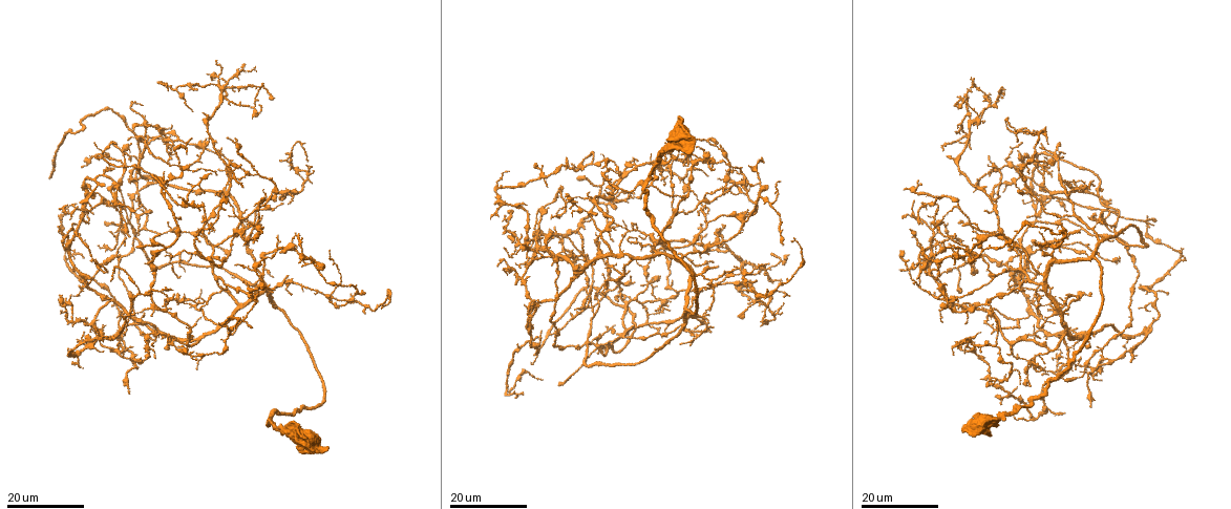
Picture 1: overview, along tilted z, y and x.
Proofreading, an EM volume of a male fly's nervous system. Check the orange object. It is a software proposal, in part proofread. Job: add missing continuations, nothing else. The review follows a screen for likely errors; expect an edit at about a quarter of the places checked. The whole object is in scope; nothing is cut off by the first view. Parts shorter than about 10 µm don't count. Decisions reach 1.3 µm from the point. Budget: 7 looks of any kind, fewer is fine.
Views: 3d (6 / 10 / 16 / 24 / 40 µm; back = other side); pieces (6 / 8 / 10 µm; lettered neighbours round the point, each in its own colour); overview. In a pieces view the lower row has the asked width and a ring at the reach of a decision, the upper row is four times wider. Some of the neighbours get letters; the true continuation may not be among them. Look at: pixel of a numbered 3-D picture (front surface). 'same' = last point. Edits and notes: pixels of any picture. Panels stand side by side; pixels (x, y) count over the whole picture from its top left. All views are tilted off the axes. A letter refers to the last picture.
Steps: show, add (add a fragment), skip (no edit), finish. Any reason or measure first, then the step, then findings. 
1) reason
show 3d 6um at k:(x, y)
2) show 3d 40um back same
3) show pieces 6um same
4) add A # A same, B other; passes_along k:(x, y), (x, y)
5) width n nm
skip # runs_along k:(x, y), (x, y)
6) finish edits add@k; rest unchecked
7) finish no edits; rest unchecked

free end
show 3d 24um at 1:(1130, 360)

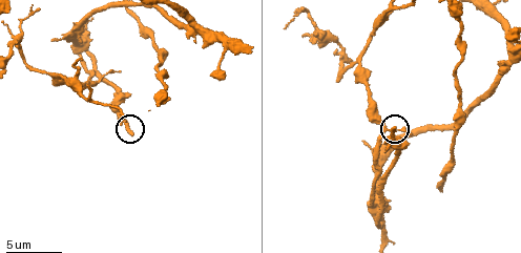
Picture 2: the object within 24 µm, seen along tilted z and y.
show pieces 6um at 2:(132, 133)

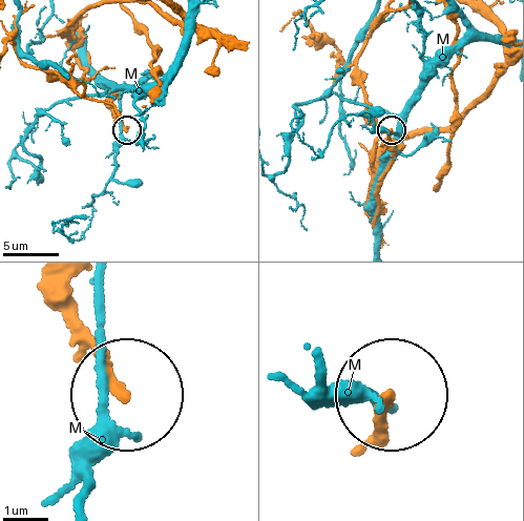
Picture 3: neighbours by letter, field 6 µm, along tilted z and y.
width 220 nm
skip # M other; runs_along 3:(70, 304), (100, 375), (122, 396); no lettered fragment goes on from it

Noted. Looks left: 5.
branch stops here
show 3d 24um at 1:(718, 266)

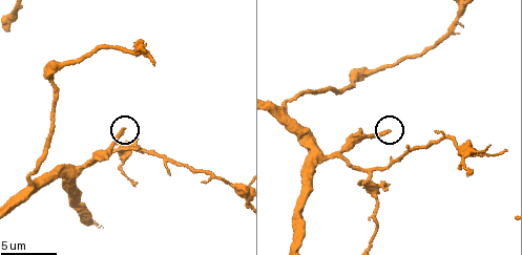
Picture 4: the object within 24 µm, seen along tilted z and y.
show pieces 10um at 4:(121, 130)

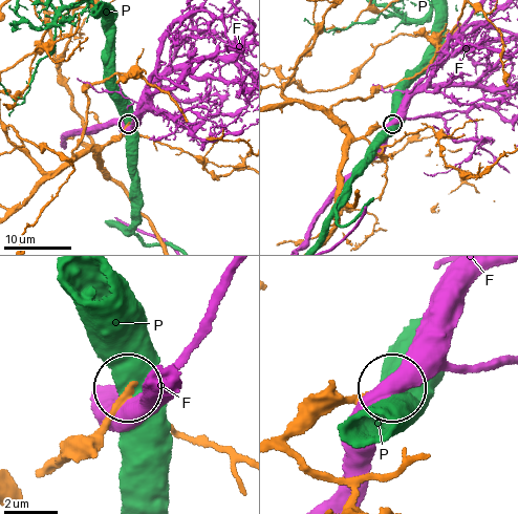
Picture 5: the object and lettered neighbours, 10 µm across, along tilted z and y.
width 230 nm
skip # F other, P other; no lettered fragment goes on from it

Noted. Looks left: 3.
end of a long branch
show 3d 16um at 1:(534, 356)

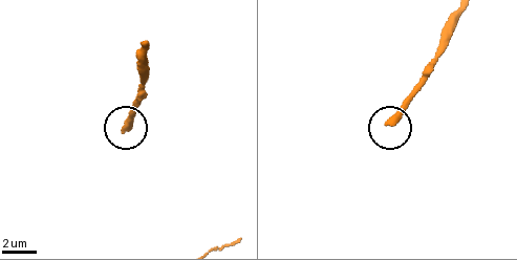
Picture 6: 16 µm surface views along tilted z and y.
show pieces 8um at 6:(124, 131)

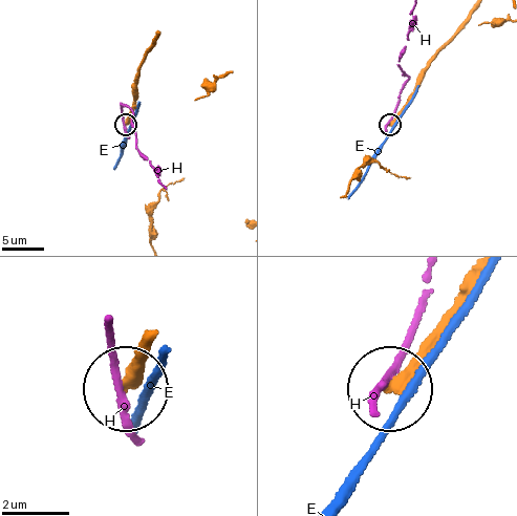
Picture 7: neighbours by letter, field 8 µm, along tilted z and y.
width 350 nm
skip # E other, H other; runs_along 7:(152, 340), (125, 382); none of them fits

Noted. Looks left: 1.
finish no edits; rest unchecked

